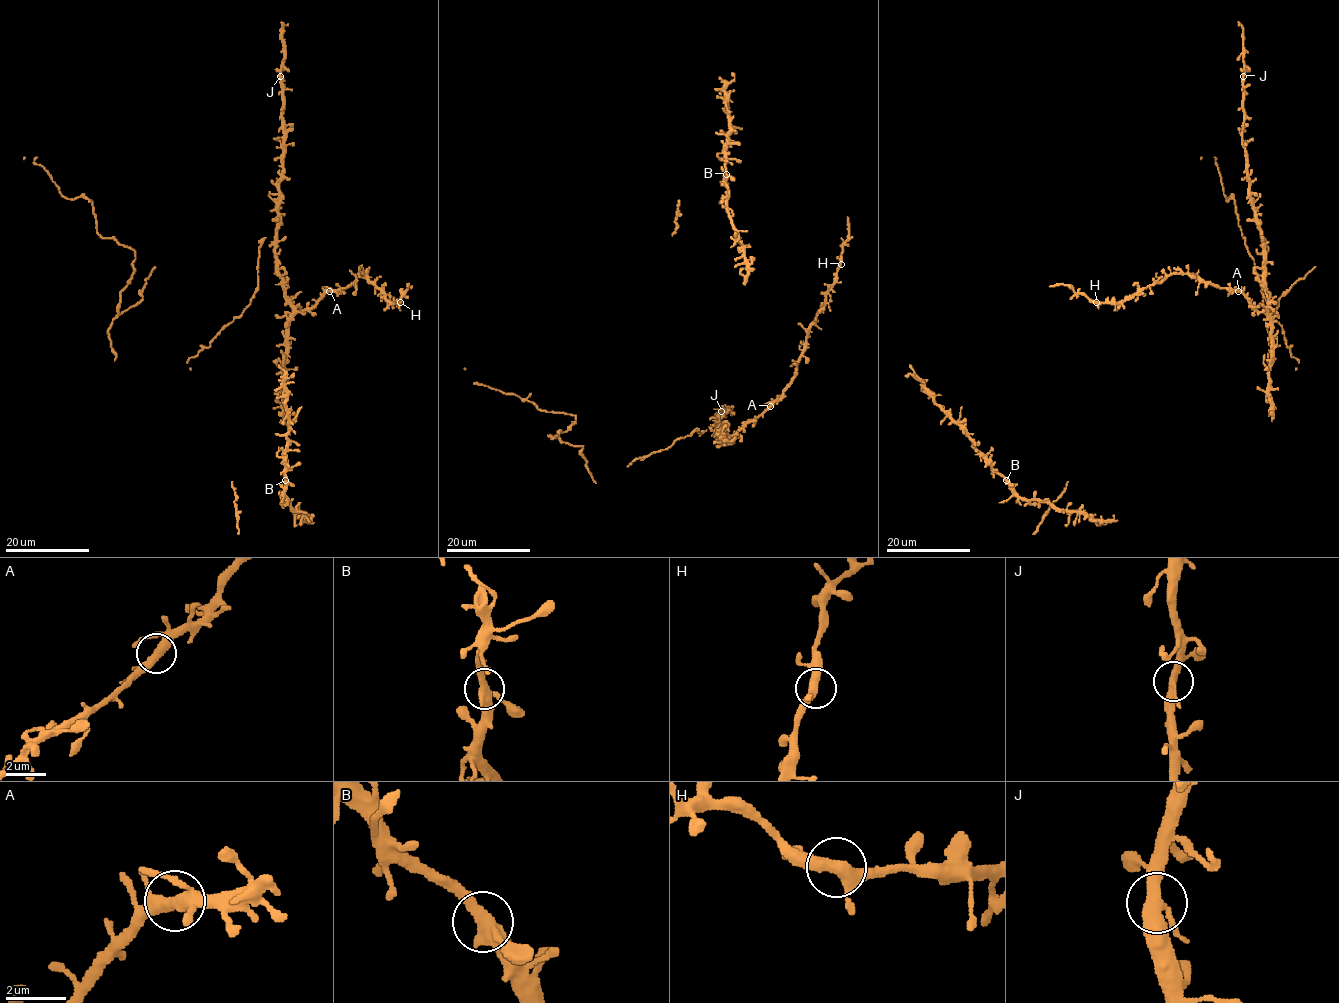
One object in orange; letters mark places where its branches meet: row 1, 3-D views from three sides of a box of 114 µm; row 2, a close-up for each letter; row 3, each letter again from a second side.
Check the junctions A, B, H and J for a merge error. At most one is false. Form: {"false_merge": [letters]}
{"false_merge": []}

